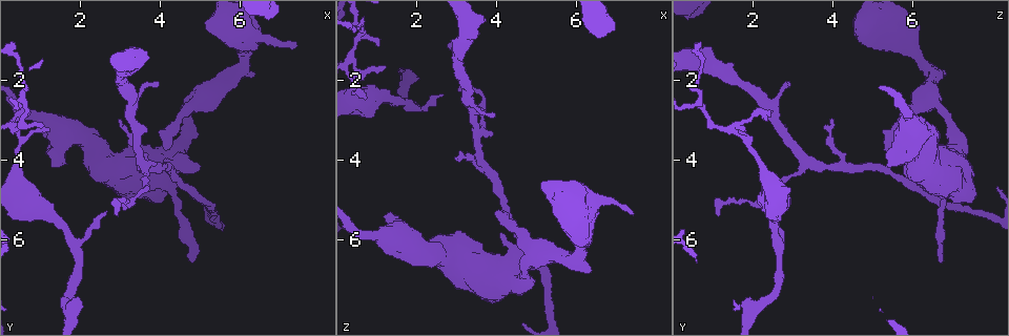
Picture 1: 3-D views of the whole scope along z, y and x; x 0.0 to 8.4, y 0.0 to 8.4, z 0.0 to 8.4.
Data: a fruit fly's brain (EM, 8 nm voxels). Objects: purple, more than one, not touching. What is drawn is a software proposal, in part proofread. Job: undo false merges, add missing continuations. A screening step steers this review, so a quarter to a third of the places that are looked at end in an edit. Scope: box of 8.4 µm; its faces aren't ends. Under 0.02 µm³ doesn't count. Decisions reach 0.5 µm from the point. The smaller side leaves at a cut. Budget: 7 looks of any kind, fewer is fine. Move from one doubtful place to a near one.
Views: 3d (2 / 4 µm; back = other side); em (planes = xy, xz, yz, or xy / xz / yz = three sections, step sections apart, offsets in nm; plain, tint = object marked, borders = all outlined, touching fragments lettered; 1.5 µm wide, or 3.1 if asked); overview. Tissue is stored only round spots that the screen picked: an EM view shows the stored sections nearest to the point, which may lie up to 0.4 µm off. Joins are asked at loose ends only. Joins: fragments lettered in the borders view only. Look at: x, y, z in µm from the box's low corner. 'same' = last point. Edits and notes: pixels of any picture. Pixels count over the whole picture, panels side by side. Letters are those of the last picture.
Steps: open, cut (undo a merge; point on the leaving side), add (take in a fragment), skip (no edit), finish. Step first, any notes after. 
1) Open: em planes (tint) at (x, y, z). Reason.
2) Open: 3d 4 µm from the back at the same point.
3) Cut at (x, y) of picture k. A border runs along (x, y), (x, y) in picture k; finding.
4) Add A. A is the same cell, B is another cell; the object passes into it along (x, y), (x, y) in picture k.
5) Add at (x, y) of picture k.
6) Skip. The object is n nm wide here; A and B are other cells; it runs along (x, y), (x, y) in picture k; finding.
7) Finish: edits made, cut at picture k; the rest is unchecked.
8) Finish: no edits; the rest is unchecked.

Open: em planes (tint) at (4.80, 6.55, 6.80). Free end.

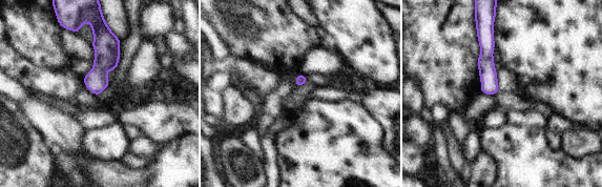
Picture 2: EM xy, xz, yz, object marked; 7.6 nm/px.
Open: em planes (borders) at the same point. What lies round it.

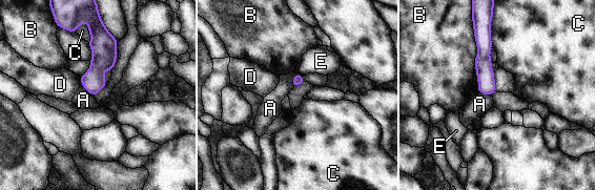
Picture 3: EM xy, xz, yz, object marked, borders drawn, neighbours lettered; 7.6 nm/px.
Skip. A, B, C, D and E are other cells; no lettered fragment goes on from it.

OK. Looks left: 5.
Open: em xy step 8 (borders) at (3.55, 4.05, 3.35). Sharp bend.

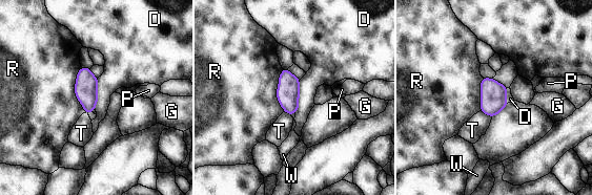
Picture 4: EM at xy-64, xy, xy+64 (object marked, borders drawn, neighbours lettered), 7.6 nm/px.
Skip. The object is 180 nm wide here; the longest contact is with R, 360 nm; D, G, P, R, T and W are other cells; all the same cell.

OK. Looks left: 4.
Open: em planes (tint) at (1.45, 4.15, 5.30). Branch stops here.

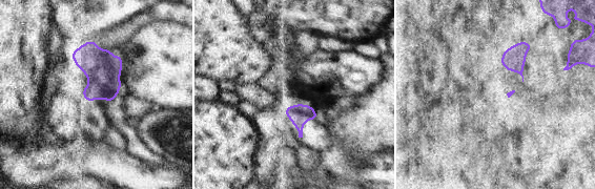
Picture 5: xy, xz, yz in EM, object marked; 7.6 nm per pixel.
Open: em planes (borders) at the same point.

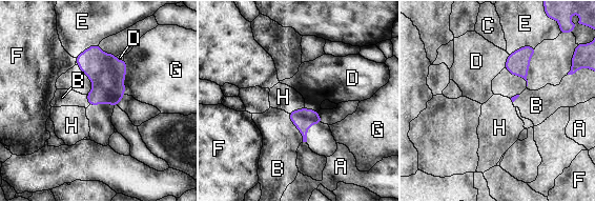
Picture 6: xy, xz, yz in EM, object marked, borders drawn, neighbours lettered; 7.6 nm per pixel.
Skip. A, B, C, D, E, F, G and H are other cells; a border runs along (305, 107), (317, 113) in picture 6; none of them fits.

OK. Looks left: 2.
Finish: no edits; the rest is unchecked.

